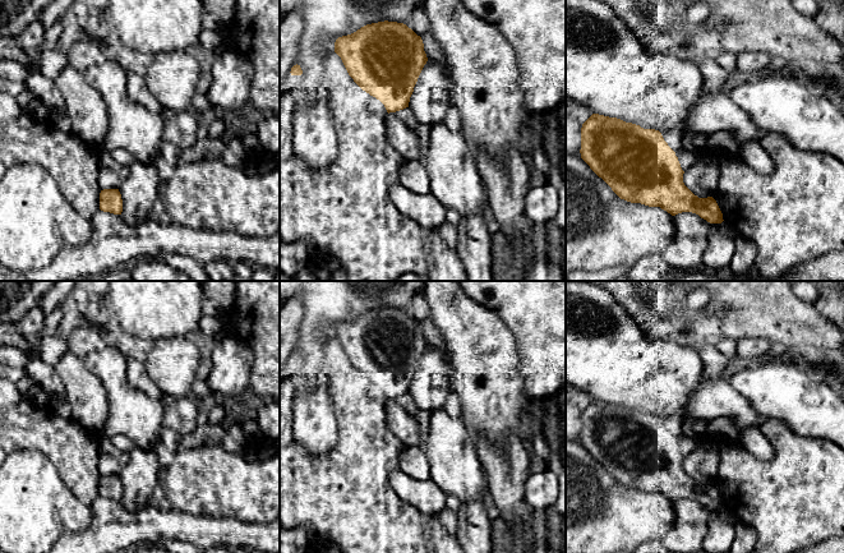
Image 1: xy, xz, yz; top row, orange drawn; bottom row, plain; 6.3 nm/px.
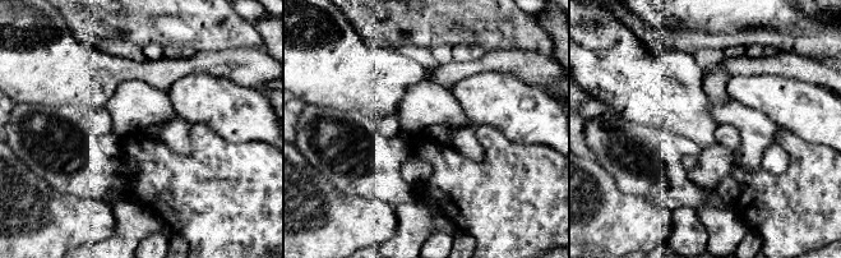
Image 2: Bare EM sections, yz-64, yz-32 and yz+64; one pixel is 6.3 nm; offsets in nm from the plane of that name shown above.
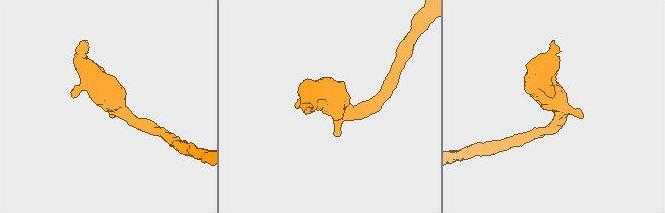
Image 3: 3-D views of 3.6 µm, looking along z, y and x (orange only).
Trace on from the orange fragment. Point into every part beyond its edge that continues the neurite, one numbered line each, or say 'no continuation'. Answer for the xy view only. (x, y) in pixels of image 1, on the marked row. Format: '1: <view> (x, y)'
no continuation

